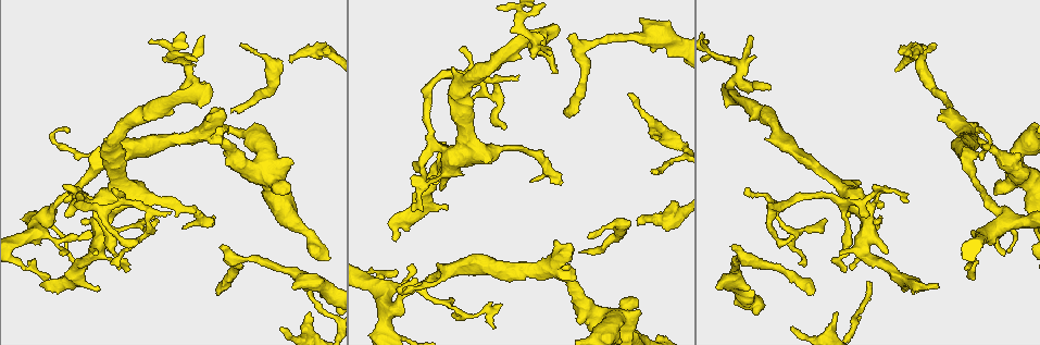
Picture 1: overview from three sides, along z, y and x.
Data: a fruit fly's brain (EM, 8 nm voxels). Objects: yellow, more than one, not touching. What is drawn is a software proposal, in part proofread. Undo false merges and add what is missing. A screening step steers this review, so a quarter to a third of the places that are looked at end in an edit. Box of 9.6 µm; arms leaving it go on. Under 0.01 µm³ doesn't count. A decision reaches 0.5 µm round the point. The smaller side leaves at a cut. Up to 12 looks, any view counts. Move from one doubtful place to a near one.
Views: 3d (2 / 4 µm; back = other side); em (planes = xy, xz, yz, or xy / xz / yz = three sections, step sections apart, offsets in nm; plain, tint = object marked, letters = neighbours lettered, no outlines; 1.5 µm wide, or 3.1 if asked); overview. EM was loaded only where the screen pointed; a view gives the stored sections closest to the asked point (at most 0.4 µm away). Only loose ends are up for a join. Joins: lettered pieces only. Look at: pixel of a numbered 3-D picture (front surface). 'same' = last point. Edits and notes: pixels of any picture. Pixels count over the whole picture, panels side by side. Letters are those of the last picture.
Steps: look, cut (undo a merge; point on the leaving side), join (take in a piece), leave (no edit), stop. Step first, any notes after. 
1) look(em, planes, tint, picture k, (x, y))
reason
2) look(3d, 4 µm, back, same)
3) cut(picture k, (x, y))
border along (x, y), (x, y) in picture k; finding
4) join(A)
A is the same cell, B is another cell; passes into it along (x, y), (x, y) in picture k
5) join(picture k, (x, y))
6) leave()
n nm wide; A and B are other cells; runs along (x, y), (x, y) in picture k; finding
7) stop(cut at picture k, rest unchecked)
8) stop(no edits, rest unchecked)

look(em, planes, letters, picture 1, (835, 312))
branch stops here

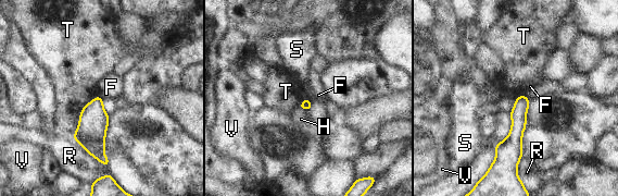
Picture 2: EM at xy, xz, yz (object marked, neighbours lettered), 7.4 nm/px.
leave()
R touches over 340 nm; F, H, R, S, T and V are other cells; runs along (522, 98), (512, 164) in picture 2; no lettered piece goes on from it

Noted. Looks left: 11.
look(em, planes, letters, picture 1, (881, 216))
branch stops here

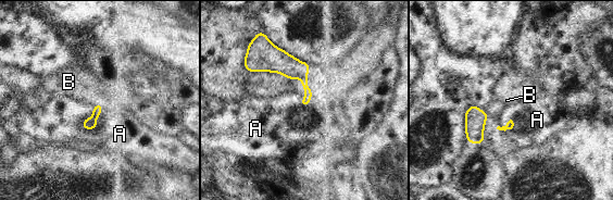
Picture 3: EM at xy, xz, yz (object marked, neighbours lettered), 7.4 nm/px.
leave()
A and B are other cells; no lettered piece goes on from it

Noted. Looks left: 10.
look(em, planes, letters, picture 1, (288, 187))
an open end

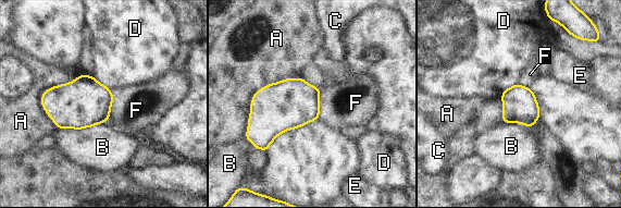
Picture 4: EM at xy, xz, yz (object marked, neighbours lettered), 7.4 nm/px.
leave()
260 nm wide; A, B, C, D, E and F are other cells; border along (111, 90), (112, 104), (108, 120) in picture 4; no lettered piece goes on from it

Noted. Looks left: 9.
look(3d, 2 µm, picture 1, (408, 268))
free end

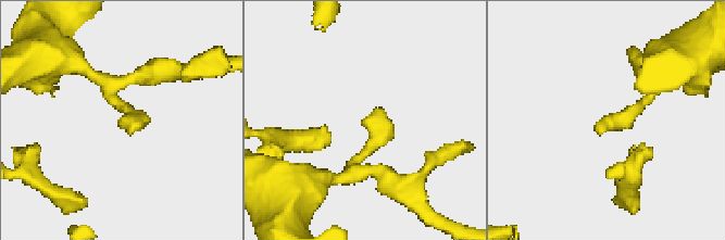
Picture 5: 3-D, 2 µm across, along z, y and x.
look(em, xz, step 8, letters, picture 5, (128, 134))
shape alone is not enough

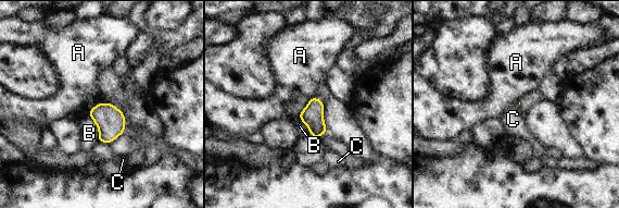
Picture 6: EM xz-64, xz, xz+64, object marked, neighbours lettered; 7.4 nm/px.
look(em, planes, letters, same)

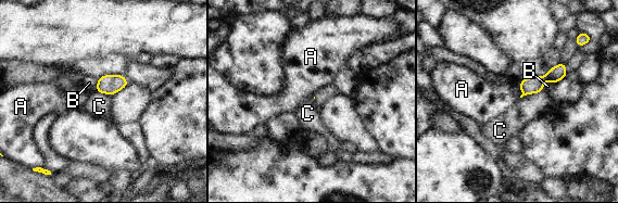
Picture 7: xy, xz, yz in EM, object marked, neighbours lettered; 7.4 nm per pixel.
leave()
A, B and C are other cells; runs along (563, 66), (524, 90) in picture 7; no lettered piece goes on from it

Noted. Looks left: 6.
look(3d, 4 µm, back, picture 1, (505, 128))
an open end

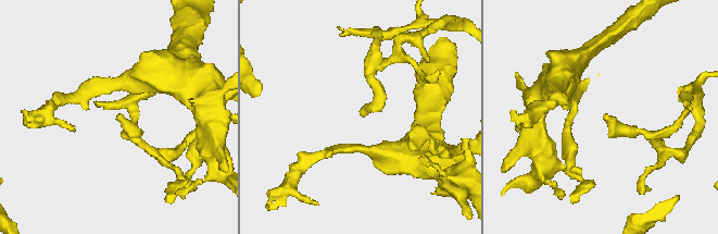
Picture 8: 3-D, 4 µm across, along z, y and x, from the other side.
look(em, yz, step 4, letters, picture 8, (605, 116))
need the tissue

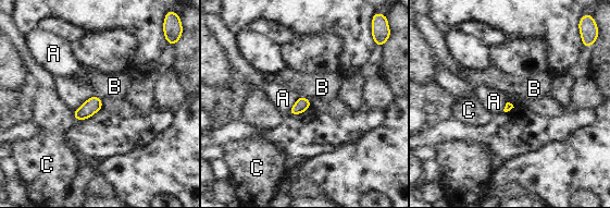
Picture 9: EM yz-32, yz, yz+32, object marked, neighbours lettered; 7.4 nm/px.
leave()
A touches over 200 nm; A, B and C are other cells; border along (299, 96), (310, 100) in picture 9; none of them fits

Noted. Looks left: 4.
stop(no edits, rest unchecked)

